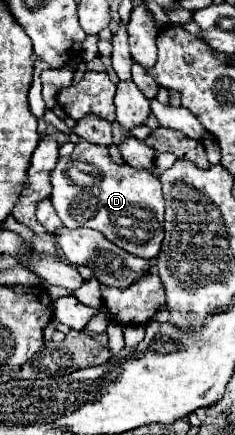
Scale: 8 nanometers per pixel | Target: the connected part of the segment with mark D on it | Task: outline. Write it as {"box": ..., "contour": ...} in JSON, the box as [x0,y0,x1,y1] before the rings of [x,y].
{"box":[50,141,164,259],"contour":[[[80,141],[70,157],[60,157],[52,171],[50,201],[64,227],[90,227],[134,257],[154,259],[160,251],[164,231],[164,195],[160,179],[148,169],[114,163],[106,145]]]}

